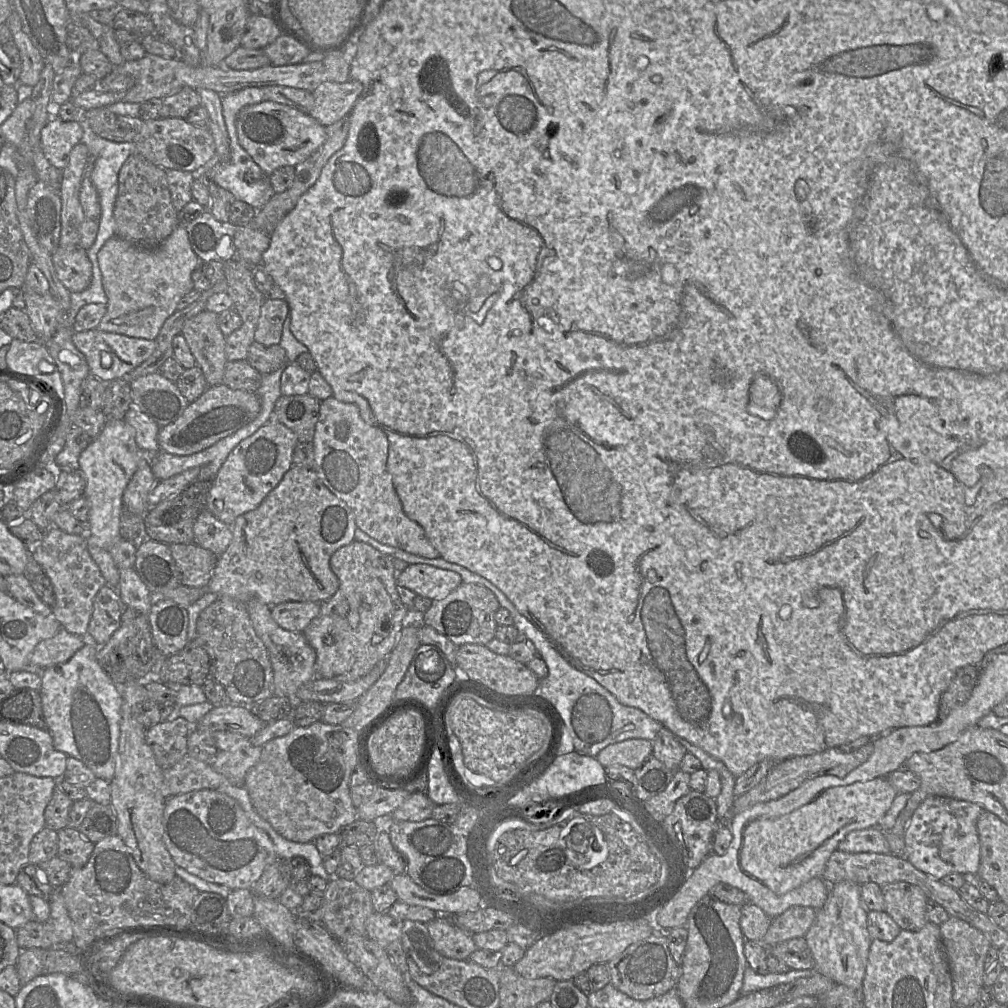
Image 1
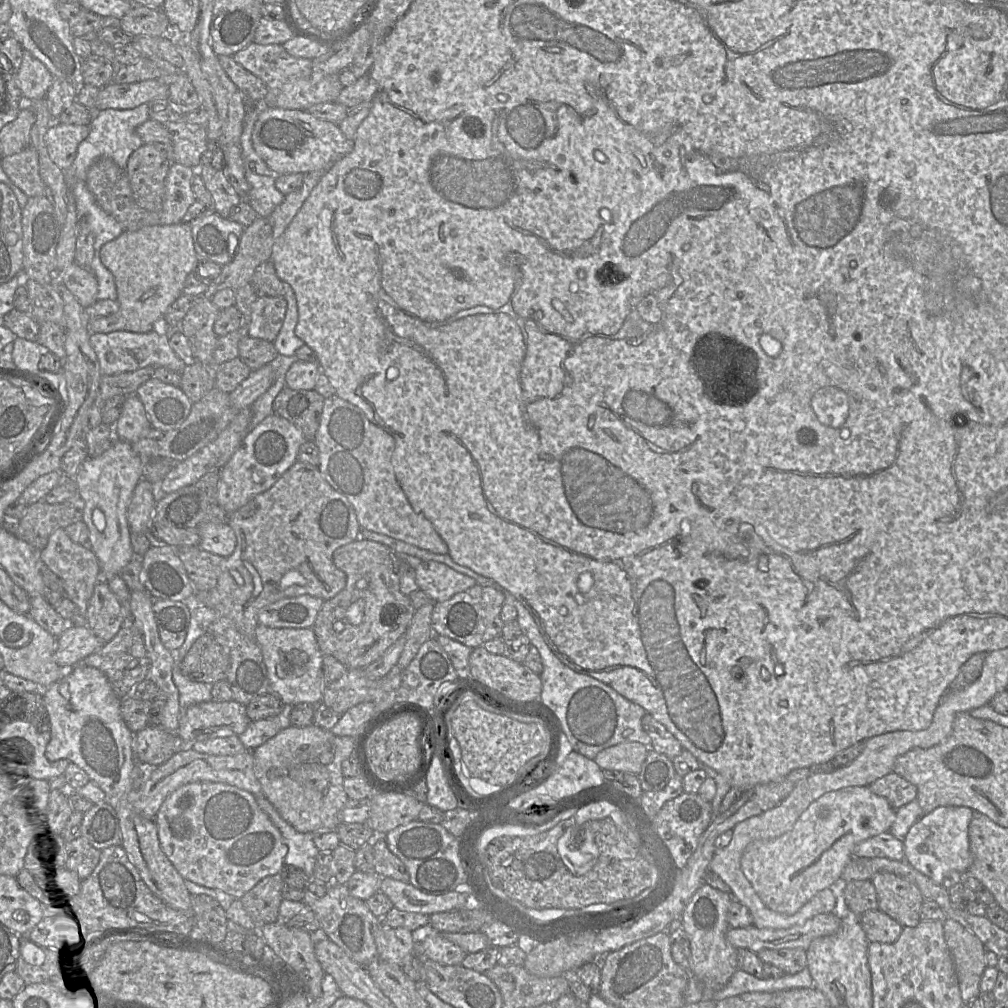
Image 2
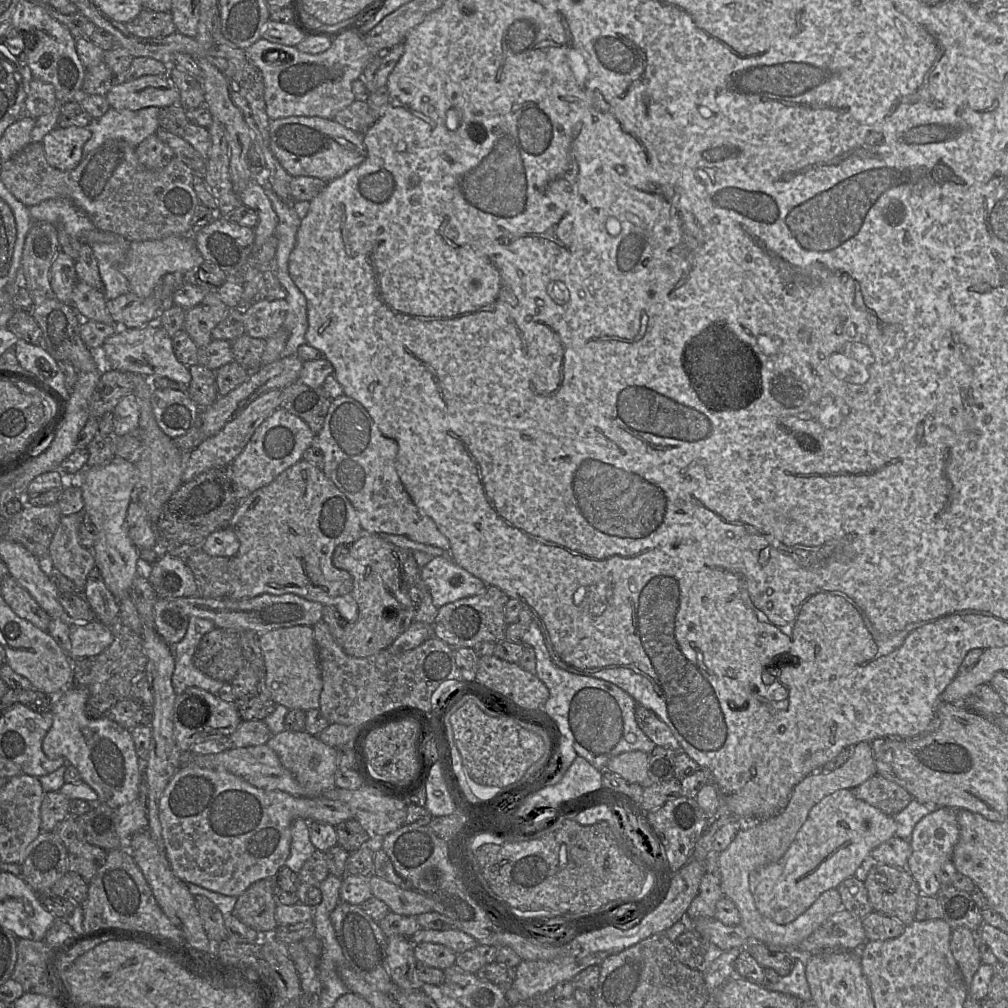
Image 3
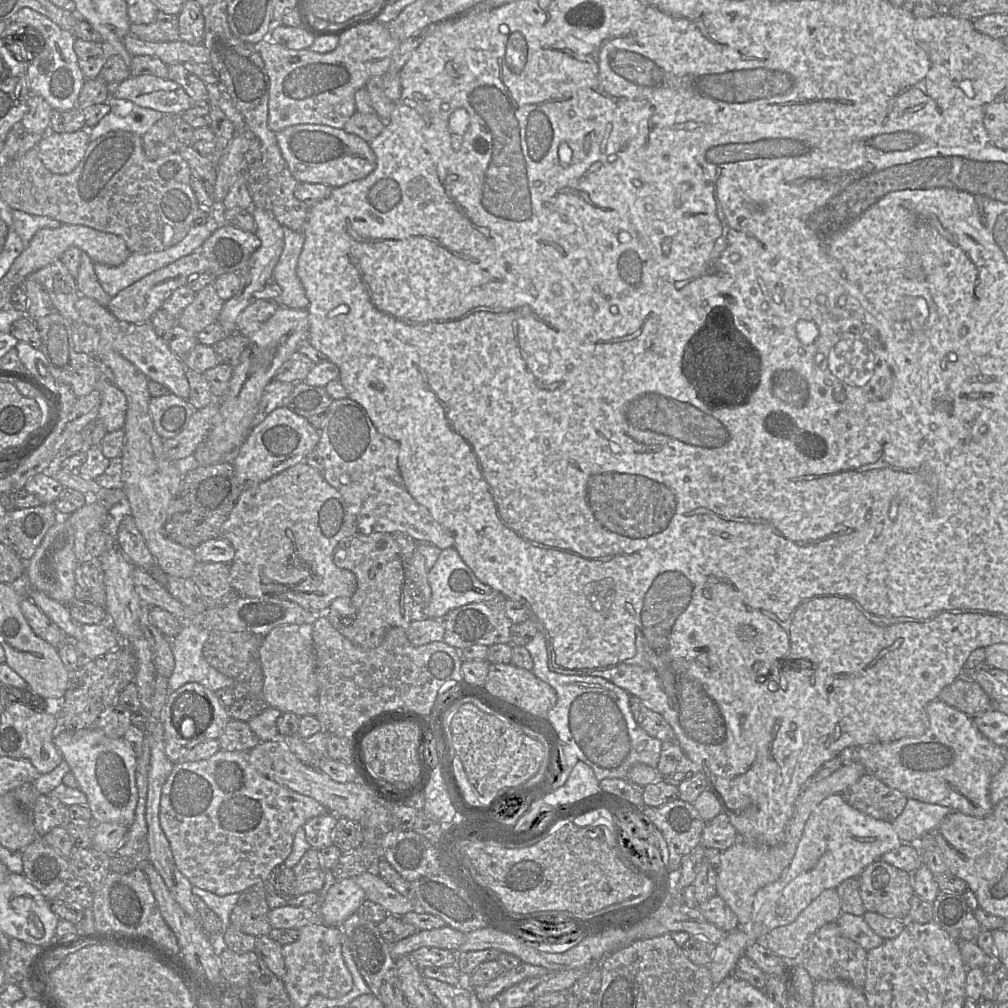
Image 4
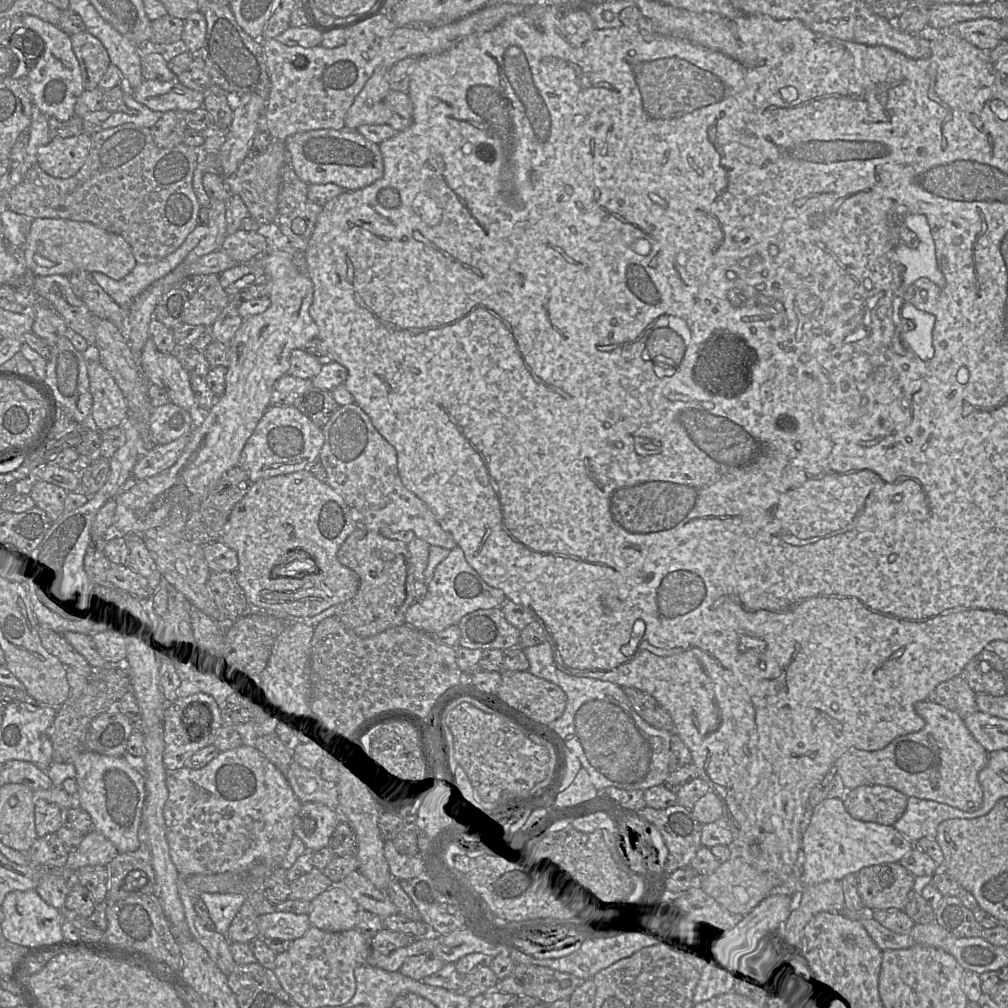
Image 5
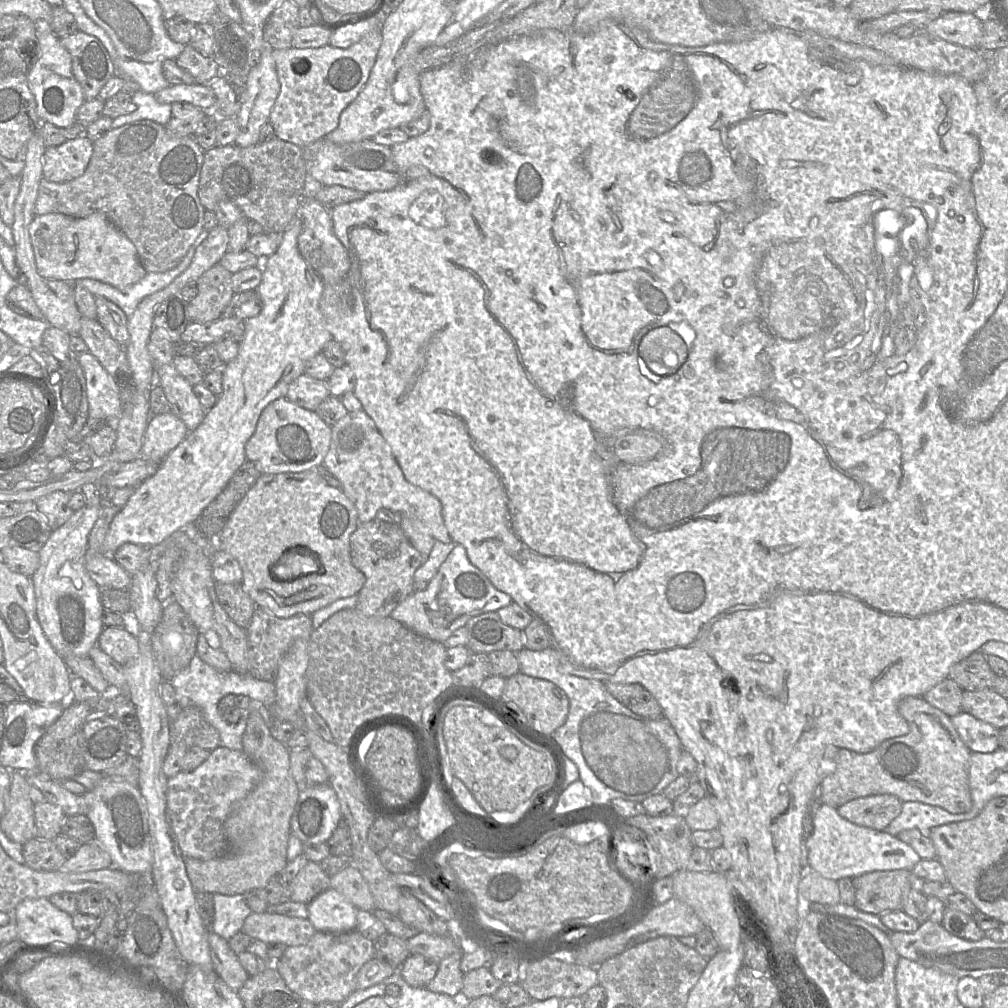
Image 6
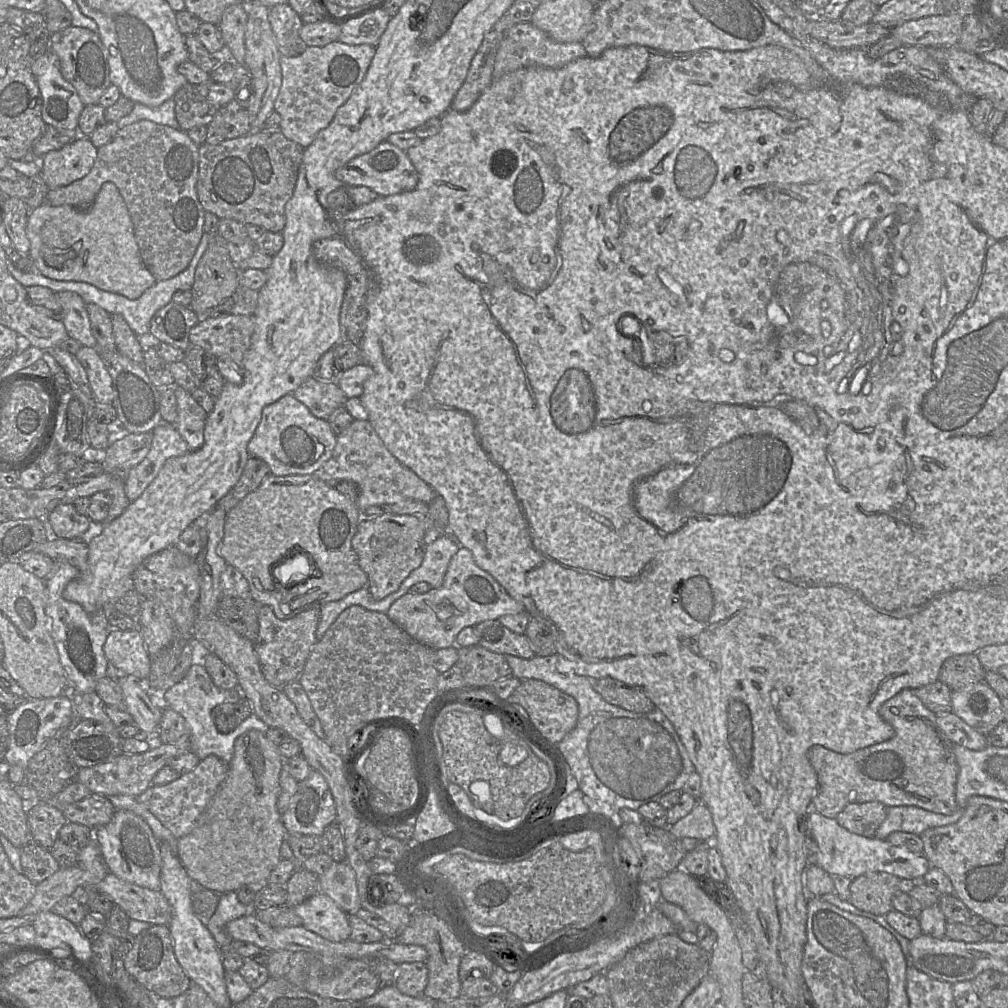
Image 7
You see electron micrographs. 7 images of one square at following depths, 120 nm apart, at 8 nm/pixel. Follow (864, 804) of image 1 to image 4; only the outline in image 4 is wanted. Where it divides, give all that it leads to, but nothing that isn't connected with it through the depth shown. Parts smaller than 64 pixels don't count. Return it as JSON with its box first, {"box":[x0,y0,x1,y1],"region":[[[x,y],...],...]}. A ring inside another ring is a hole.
{"box":[709,794,902,984],"region":[[[833,794],[825,798],[808,817],[795,855],[781,877],[756,892],[750,921],[728,933],[726,938],[716,945],[712,961],[709,964],[713,984],[719,984],[733,973],[739,958],[745,955],[746,949],[756,943],[760,936],[777,927],[794,922],[800,913],[824,890],[836,889],[846,879],[859,877],[866,866],[880,859],[883,854],[898,848],[901,844],[902,841],[890,822],[876,820],[856,810],[844,801],[841,794]]]}

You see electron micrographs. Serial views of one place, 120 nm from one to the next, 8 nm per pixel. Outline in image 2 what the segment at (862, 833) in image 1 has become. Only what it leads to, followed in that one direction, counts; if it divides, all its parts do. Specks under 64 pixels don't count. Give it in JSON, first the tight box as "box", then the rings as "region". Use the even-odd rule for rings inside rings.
{"box":[853,831,904,861],"region":[[[889,831],[883,832],[858,843],[853,850],[853,857],[901,861],[904,860],[904,844]]]}

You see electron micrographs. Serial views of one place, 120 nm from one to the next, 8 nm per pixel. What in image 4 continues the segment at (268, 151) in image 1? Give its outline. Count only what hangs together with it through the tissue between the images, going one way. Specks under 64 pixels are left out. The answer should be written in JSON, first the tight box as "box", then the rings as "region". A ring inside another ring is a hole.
{"box":[276,124,376,187],"region":[[[297,124],[276,133],[283,158],[298,182],[324,183],[340,187],[369,175],[376,167],[370,144],[344,128],[324,124]]]}

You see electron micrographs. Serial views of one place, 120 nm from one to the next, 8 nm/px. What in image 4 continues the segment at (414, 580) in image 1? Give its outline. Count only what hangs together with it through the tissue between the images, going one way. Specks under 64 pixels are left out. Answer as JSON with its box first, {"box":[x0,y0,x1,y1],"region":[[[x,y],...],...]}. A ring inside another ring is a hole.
{"box":[417,547,500,620],"region":[[[454,547],[440,552],[434,566],[428,571],[428,582],[431,587],[430,601],[422,604],[423,606],[417,606],[417,608],[421,608],[421,614],[425,618],[438,620],[442,620],[453,609],[491,599],[495,594],[500,593],[482,583],[464,563]]]}

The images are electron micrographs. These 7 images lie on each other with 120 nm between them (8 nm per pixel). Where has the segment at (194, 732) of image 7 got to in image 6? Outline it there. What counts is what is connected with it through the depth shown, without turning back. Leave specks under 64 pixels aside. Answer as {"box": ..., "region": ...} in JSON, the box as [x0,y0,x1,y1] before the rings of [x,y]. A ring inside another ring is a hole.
{"box":[171,654,276,750],"region":[[[196,654],[189,665],[177,673],[171,680],[177,702],[182,708],[196,706],[203,714],[205,723],[213,726],[220,734],[220,746],[241,750],[242,736],[246,728],[248,712],[241,710],[241,719],[237,723],[228,723],[219,715],[218,702],[227,694],[245,695],[260,708],[271,708],[275,704],[276,692],[273,681],[258,680],[249,674],[240,674],[234,670],[220,672],[202,661]]]}

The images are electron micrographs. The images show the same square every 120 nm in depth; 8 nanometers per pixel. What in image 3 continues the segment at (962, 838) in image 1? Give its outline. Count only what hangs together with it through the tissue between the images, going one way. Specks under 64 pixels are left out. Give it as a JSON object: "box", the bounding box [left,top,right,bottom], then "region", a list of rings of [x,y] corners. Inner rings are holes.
{"box":[906,807,959,896],"region":[[[939,807],[923,817],[914,827],[909,843],[911,855],[908,858],[906,869],[918,884],[921,894],[936,896],[942,888],[939,882],[939,871],[943,863],[952,860],[954,846],[959,839],[957,810]]]}

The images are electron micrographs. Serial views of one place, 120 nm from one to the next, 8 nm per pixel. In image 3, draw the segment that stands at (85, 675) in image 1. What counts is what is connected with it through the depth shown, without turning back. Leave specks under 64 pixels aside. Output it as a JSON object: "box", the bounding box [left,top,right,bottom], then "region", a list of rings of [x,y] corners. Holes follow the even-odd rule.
{"box":[42,685,142,810],"region":[[[70,685],[56,696],[52,708],[53,724],[43,739],[42,749],[50,759],[64,757],[79,771],[82,781],[98,795],[98,802],[116,810],[139,796],[142,761],[138,758],[130,730],[103,716],[89,718],[85,708],[89,690]]]}

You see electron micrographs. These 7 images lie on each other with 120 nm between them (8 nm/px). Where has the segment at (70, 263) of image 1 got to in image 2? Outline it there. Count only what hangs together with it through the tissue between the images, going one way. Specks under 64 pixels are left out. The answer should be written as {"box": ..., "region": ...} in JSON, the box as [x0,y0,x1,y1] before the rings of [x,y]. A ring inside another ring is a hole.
{"box":[58,262,98,308],"region":[[[73,262],[58,272],[58,277],[84,308],[97,301],[98,283],[91,270]]]}

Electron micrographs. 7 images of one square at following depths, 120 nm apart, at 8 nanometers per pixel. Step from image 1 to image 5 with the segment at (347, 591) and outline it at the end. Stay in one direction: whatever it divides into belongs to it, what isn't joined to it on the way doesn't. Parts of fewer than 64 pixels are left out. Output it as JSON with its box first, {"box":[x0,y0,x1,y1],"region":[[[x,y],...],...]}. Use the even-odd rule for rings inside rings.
{"box":[335,528,415,638],"region":[[[356,528],[340,546],[337,559],[359,576],[357,593],[339,604],[335,615],[350,632],[369,638],[390,627],[406,624],[405,612],[415,602],[415,578],[407,544],[387,538],[377,531]]]}

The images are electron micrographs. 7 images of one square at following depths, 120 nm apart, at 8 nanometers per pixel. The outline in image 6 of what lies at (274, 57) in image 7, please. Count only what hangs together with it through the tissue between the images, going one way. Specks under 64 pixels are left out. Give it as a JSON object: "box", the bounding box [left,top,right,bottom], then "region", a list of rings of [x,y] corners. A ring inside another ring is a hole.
{"box":[234,29,280,147],"region":[[[262,29],[251,31],[256,43],[259,44],[259,61],[250,70],[245,79],[245,101],[236,115],[239,126],[239,134],[234,144],[240,147],[249,147],[258,142],[261,127],[269,120],[271,110],[279,95],[280,83],[277,76],[275,61],[272,55],[272,46],[263,38]]]}

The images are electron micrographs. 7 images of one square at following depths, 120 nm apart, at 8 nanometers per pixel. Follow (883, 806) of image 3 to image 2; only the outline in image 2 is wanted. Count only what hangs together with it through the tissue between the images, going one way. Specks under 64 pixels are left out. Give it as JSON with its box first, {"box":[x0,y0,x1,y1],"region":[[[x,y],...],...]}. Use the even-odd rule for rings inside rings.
{"box":[868,771,917,809],"region":[[[893,771],[872,782],[868,788],[874,794],[886,798],[894,809],[900,808],[917,797],[916,787]]]}

